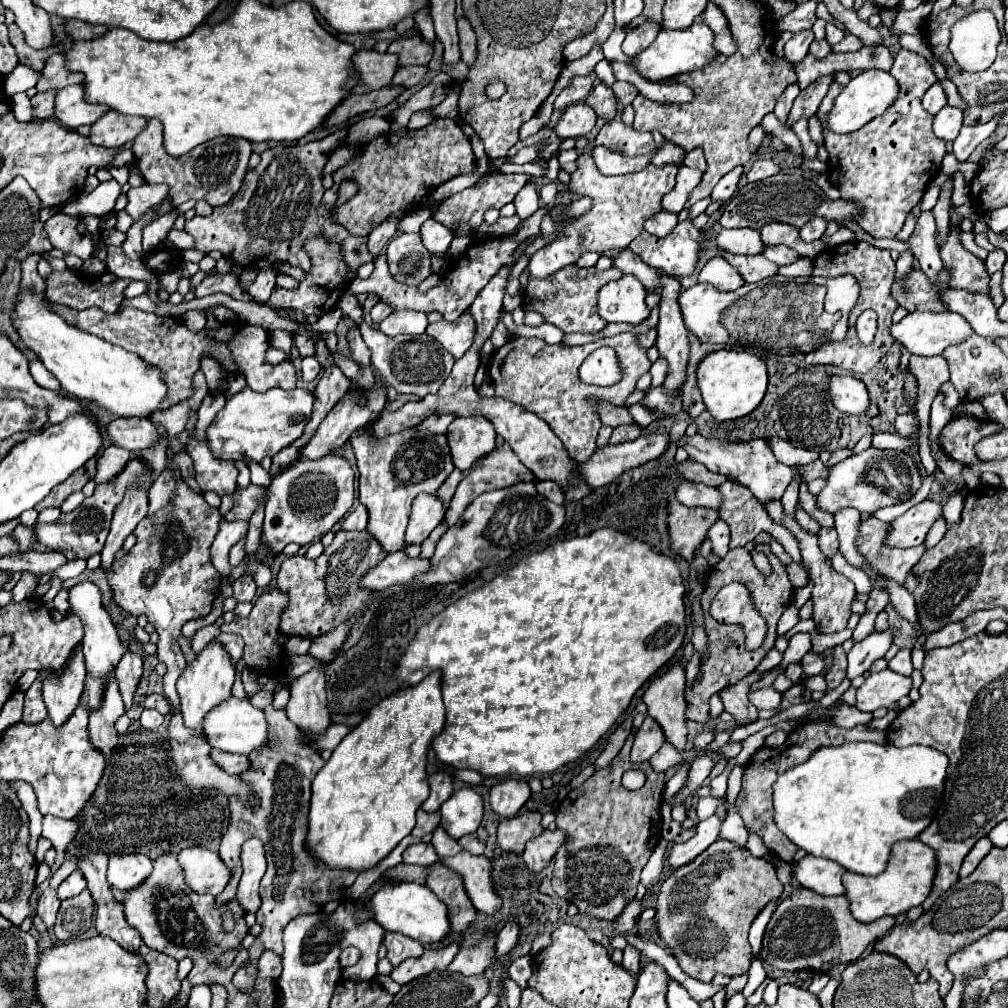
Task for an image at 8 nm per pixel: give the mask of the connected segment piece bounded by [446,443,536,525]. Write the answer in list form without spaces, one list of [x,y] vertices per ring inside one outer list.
[[[504,443],[501,447],[496,447],[493,451],[490,452],[490,455],[486,455],[484,461],[480,461],[478,465],[472,467],[472,471],[464,477],[464,481],[458,485],[456,489],[456,495],[450,503],[450,509],[446,511],[446,523],[448,525],[454,525],[460,515],[464,513],[464,509],[482,493],[486,491],[494,491],[494,489],[502,489],[502,487],[510,487],[514,483],[520,483],[520,481],[534,481],[534,473],[530,469],[526,469],[520,459],[516,457],[515,453],[512,451],[510,446],[507,443]]]

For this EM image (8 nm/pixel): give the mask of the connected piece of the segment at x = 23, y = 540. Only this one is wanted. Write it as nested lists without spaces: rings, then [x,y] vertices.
[[[20,525],[20,527],[16,527],[16,531],[14,531],[12,535],[18,539],[18,543],[20,543],[20,547],[22,547],[22,553],[30,551],[30,545],[36,541],[36,537],[34,537],[34,529],[32,529],[32,527],[24,527],[24,525]]]

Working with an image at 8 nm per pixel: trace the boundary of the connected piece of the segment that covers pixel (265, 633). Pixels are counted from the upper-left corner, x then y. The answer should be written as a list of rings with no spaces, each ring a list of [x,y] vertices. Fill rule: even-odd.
[[[270,589],[266,591],[262,597],[258,597],[258,601],[254,603],[254,609],[248,617],[234,617],[232,623],[224,623],[220,629],[224,633],[238,633],[242,635],[246,647],[244,647],[244,661],[248,667],[252,669],[278,669],[280,667],[280,659],[282,659],[282,649],[278,649],[278,635],[280,635],[280,611],[284,611],[284,603],[286,603],[286,595],[282,591]]]

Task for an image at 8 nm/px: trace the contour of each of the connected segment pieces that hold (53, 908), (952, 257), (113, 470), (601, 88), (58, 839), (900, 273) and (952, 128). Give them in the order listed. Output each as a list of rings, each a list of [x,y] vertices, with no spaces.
[[[46,887],[38,899],[38,905],[36,905],[36,915],[44,919],[46,927],[50,929],[52,923],[56,921],[56,913],[58,913],[58,907],[60,907],[60,899],[56,895],[56,889],[52,887]]]
[[[952,229],[948,235],[944,247],[940,249],[940,257],[944,261],[944,267],[950,271],[948,285],[954,289],[968,289],[968,291],[984,291],[988,295],[988,273],[984,267],[984,261],[970,255],[960,239],[958,231]]]
[[[108,447],[104,449],[104,453],[98,457],[98,473],[96,473],[96,485],[100,483],[112,483],[112,479],[116,479],[122,469],[126,467],[124,463],[128,463],[132,457],[132,453],[128,449],[120,449],[120,447]]]
[[[596,83],[594,89],[588,93],[586,103],[596,111],[598,117],[606,119],[614,119],[616,115],[616,97],[612,95],[612,89],[606,83]]]
[[[50,815],[44,817],[44,837],[48,837],[52,841],[52,847],[56,849],[56,861],[50,867],[50,873],[54,873],[62,865],[64,851],[74,841],[76,833],[78,833],[78,823],[76,821],[56,819],[56,817],[50,817]]]
[[[910,251],[900,253],[900,257],[896,259],[896,279],[902,279],[908,273],[908,267],[914,265],[914,257]]]
[[[946,105],[938,115],[934,117],[934,135],[942,141],[954,141],[958,137],[958,131],[962,127],[962,111],[958,107]]]

